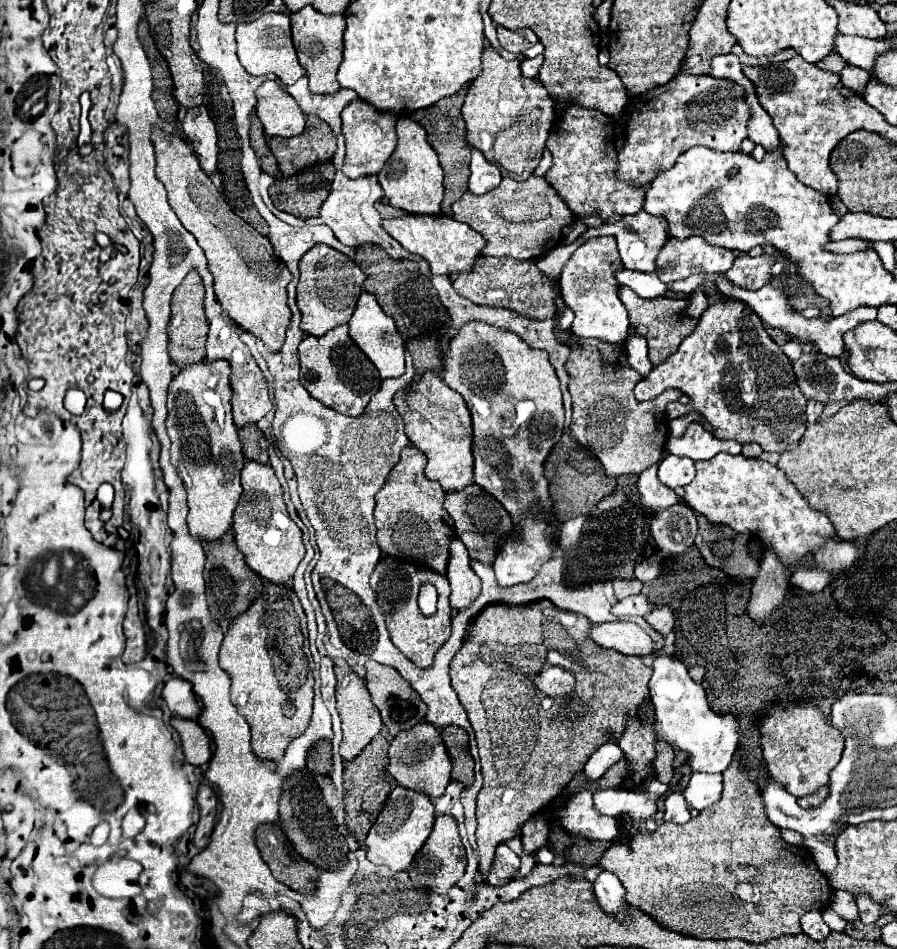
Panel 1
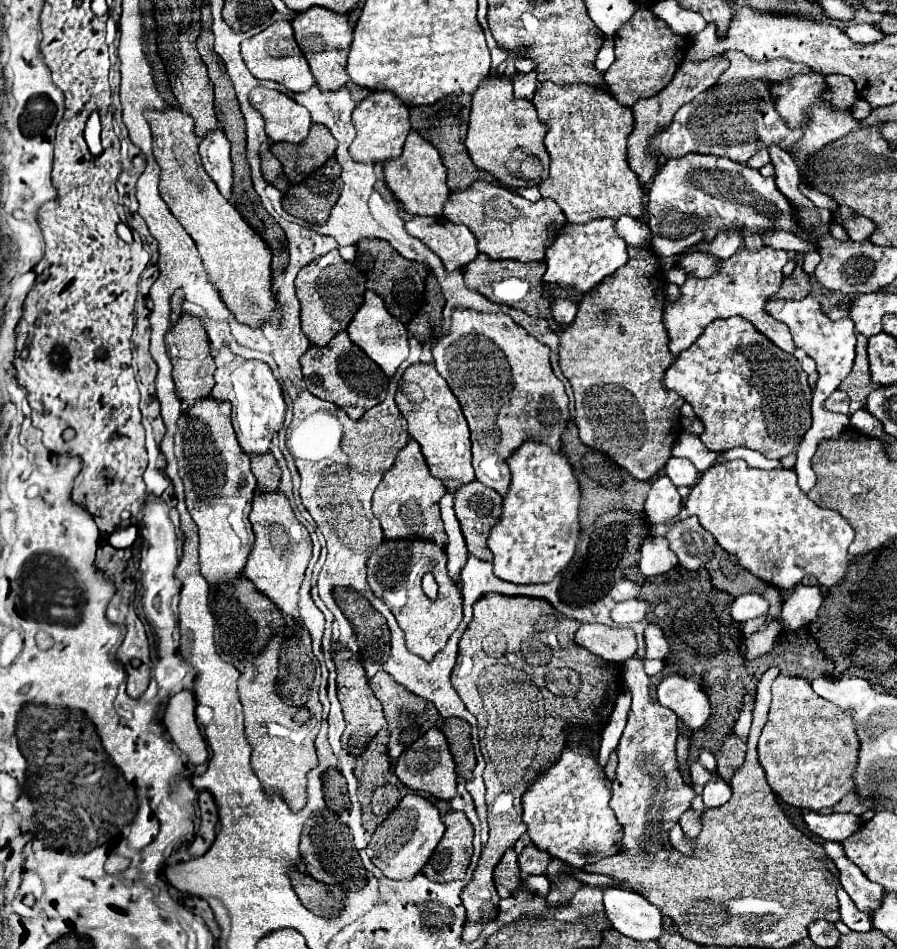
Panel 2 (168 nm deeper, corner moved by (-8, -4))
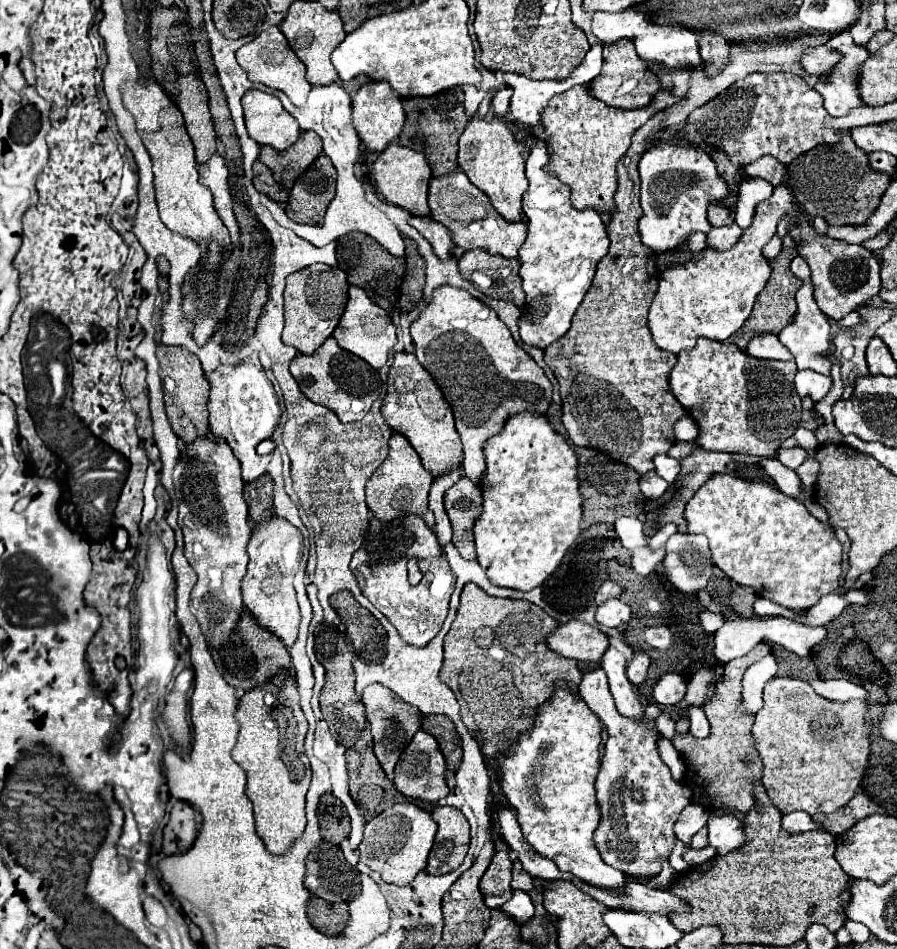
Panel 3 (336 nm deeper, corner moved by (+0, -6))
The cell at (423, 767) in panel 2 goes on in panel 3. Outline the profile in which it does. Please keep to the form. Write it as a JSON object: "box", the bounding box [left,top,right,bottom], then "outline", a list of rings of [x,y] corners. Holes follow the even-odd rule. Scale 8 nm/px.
{"box":[394,730,448,802],"outline":[[[424,730],[416,732],[416,736],[408,744],[408,748],[402,752],[394,774],[396,774],[394,776],[394,786],[408,798],[420,798],[420,800],[426,800],[426,802],[438,802],[438,800],[448,796],[448,784],[446,784],[446,778],[444,778],[444,774],[446,774],[444,756],[442,756],[434,736],[426,734]]]}

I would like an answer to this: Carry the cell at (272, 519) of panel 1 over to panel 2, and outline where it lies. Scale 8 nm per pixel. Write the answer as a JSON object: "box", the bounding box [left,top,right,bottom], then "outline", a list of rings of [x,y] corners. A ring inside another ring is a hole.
{"box":[244,492,312,624],"outline":[[[256,492],[252,500],[250,510],[250,522],[254,528],[254,548],[246,562],[244,576],[252,580],[258,592],[262,592],[270,602],[288,618],[292,618],[296,624],[302,622],[298,614],[298,590],[304,580],[306,566],[312,556],[312,540],[308,530],[298,522],[294,516],[290,502],[282,492],[268,492],[260,494]]]}

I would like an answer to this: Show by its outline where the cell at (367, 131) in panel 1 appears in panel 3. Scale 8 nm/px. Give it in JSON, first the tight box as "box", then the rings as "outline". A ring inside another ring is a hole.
{"box":[352,82,406,152],"outline":[[[368,82],[352,100],[352,126],[368,152],[382,152],[394,138],[398,138],[404,118],[406,114],[402,110],[402,100],[388,86],[388,82]]]}

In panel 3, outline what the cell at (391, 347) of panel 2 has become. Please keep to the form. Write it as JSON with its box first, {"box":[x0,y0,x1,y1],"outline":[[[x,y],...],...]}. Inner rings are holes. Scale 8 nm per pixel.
{"box":[334,286,396,368],"outline":[[[350,286],[348,290],[348,304],[346,304],[346,310],[334,330],[334,338],[338,340],[338,346],[360,356],[362,360],[366,360],[372,368],[382,368],[386,366],[388,362],[388,354],[390,350],[396,346],[396,328],[388,316],[388,312],[384,312],[378,304],[374,304],[366,292],[362,288],[356,288],[356,286]]]}

